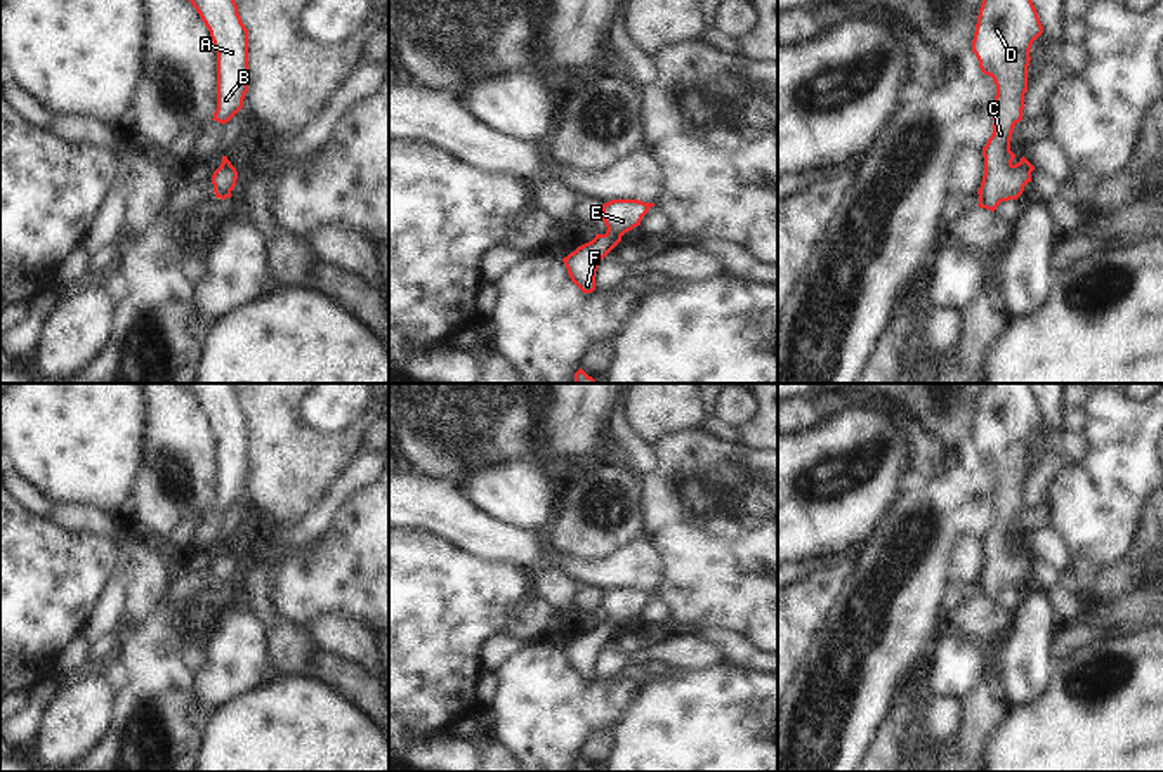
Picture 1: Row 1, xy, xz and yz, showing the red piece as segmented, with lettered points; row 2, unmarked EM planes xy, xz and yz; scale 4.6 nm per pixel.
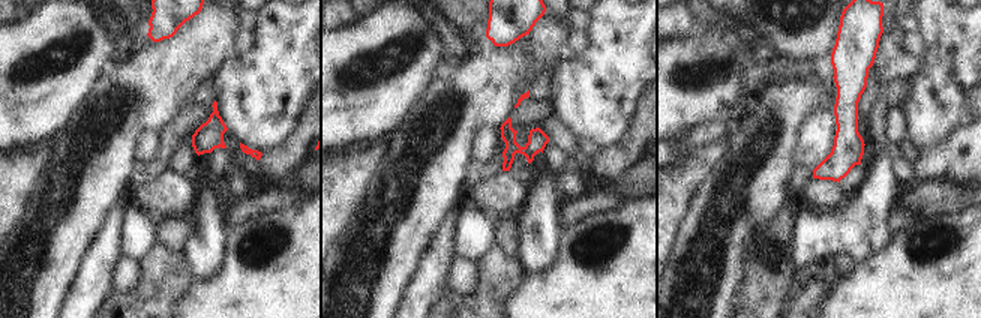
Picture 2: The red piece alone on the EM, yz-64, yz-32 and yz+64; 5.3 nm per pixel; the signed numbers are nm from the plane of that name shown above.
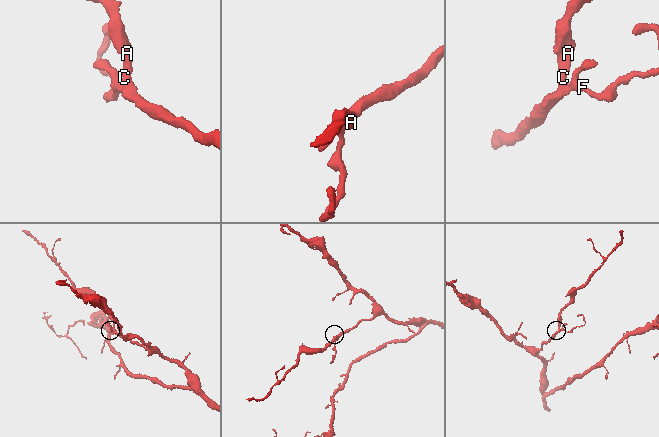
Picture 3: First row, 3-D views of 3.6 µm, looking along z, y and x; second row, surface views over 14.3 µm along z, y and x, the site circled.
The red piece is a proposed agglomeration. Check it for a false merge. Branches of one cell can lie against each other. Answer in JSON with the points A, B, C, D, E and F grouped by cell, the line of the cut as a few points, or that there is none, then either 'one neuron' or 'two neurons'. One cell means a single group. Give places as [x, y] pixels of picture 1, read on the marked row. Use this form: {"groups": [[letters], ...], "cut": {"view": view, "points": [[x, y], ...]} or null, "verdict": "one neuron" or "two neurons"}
{"groups": [["A", "B", "C", "D", "E", "F"]], "cut": null, "verdict": "one neuron"}

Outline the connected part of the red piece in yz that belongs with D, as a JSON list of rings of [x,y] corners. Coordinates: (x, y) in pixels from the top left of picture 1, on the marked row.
[[[982,0],[972,52],[981,71],[993,78],[996,95],[993,134],[982,147],[984,175],[977,206],[991,212],[1002,201],[1017,200],[1035,170],[1024,156],[1012,163],[1015,154],[1010,151],[1010,139],[1022,120],[1029,50],[1041,33],[1031,0]]]

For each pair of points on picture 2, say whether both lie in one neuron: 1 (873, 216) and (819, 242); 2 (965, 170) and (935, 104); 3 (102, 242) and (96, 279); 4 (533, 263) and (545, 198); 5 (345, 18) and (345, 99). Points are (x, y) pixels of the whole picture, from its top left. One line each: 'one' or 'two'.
1: one
2: two
3: one
4: one
5: two

